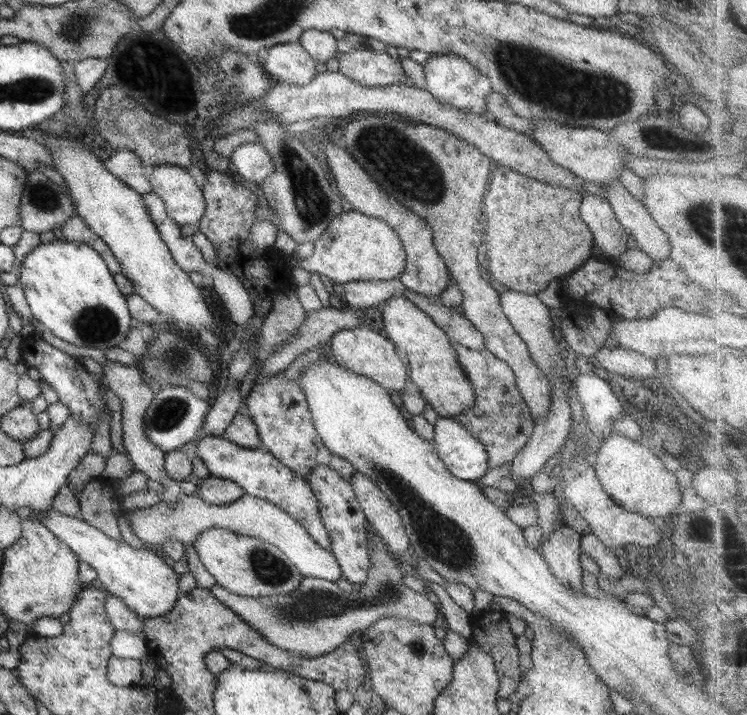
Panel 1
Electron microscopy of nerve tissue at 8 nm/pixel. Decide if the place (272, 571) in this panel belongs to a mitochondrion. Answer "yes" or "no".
yes

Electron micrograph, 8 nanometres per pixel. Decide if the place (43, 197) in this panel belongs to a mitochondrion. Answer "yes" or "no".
yes

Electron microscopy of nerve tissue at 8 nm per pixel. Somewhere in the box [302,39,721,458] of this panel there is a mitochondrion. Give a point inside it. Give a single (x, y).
(534, 80)

